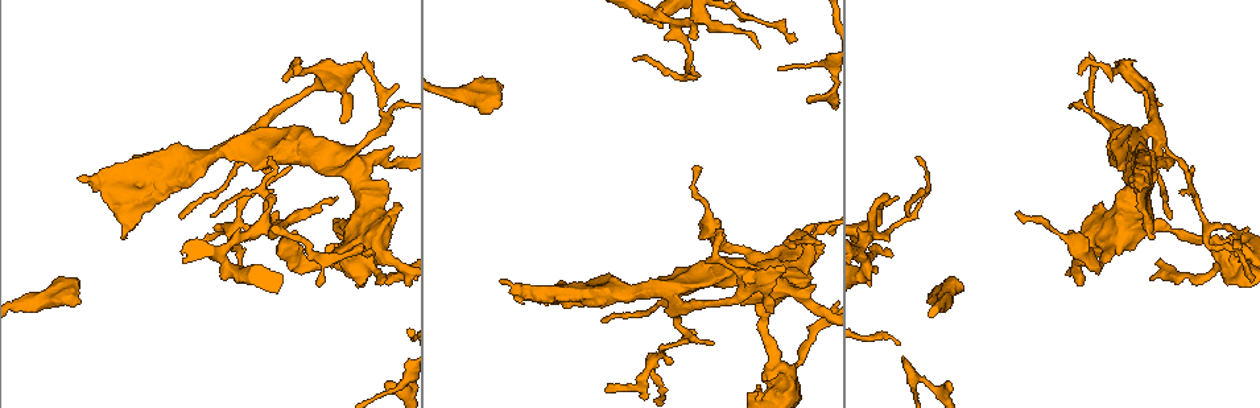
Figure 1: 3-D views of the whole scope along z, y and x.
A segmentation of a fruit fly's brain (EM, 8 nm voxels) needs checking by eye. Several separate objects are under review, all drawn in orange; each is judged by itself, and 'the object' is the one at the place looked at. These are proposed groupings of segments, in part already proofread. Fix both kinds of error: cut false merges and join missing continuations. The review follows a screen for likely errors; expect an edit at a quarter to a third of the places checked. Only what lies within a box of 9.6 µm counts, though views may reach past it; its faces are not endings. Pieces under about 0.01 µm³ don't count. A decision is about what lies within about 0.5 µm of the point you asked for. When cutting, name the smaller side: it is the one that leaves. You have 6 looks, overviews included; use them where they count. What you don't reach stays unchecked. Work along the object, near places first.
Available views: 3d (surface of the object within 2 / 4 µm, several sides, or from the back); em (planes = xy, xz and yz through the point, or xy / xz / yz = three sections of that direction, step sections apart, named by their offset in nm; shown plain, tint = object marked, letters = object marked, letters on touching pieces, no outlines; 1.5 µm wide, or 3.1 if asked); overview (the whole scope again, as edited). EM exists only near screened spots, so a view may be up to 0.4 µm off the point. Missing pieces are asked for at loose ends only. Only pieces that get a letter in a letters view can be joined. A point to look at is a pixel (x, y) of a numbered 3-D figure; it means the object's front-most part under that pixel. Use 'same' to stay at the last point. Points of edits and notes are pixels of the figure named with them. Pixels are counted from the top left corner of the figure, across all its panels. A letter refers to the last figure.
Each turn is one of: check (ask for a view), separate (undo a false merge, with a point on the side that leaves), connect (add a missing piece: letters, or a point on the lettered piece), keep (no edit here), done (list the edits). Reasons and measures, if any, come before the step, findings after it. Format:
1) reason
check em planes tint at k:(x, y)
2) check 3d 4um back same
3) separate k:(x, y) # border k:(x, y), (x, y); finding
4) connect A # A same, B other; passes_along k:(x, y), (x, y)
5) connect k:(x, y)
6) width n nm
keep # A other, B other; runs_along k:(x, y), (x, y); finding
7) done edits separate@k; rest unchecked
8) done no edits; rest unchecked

thick turns thin
check 3d 4um at 1:(764, 258)

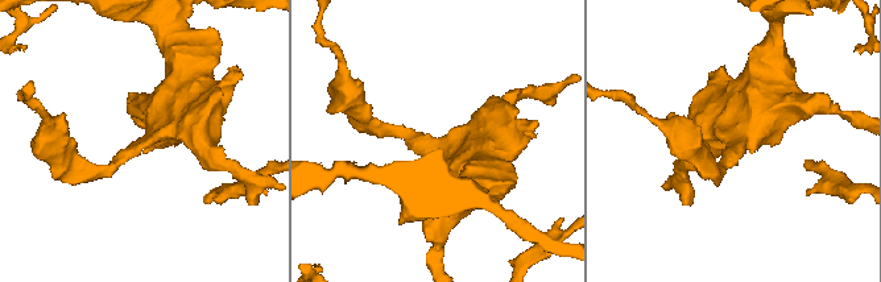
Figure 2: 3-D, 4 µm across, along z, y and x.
arm_widths 170, 700 nm; shape alone is not enough
check em xy step 8 letters at 2:(140, 145)

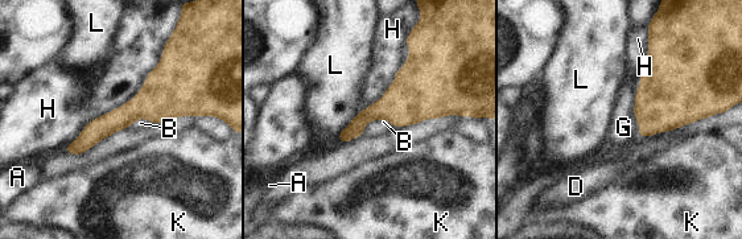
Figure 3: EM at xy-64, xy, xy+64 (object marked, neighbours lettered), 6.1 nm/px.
keep # A other, B other, D other, G other, H other, K other, L other; runs_along 3:(193, 107), (137, 107), (69, 149); one neuron here

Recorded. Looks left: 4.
stops while still wide
check em planes letters at 1:(401, 207)

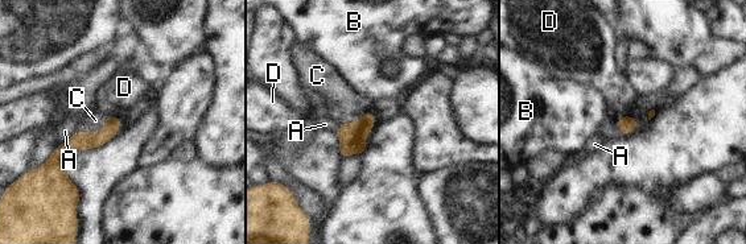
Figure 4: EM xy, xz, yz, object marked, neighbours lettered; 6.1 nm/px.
connect C # A other, B other, C same, D other; passes_along 4:(79, 140), (93, 133), (91, 123); the neuron continues

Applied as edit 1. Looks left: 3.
branch stops here
check 3d 4um at 1:(389, 380)

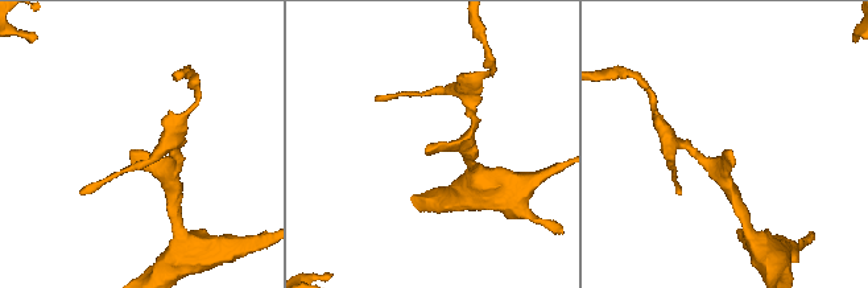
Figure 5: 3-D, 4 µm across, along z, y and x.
check em planes letters at 5:(430, 150)

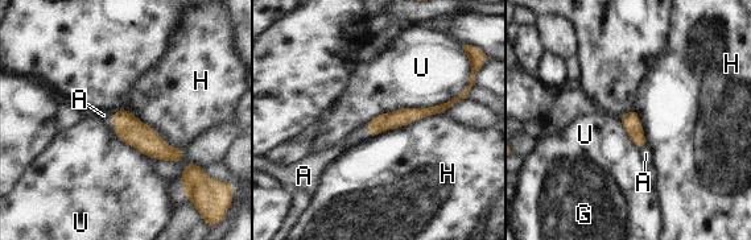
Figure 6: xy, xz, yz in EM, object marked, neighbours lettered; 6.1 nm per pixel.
width 110 nm
connect A # A same, G other, H other, U other; the neuron continues

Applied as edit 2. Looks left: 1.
done edits connect@4, connect@6; rest unchecked

